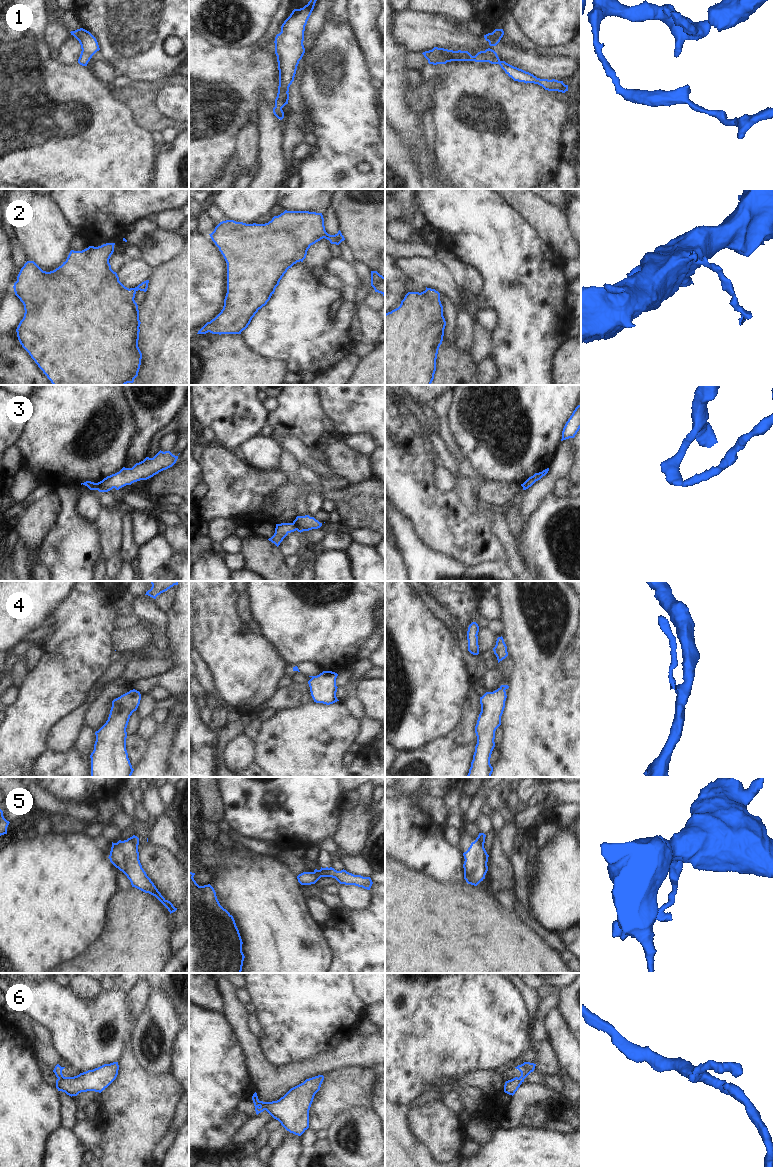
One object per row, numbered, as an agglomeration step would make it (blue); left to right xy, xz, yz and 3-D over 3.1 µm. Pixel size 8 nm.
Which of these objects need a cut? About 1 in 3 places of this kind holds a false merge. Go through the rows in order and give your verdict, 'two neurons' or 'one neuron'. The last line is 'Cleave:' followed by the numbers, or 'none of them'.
1: one neuron
2: one neuron
3: two neurons
4: two neurons
5: two neurons
6: two neurons
Cleave: 3, 4, 5, 6

